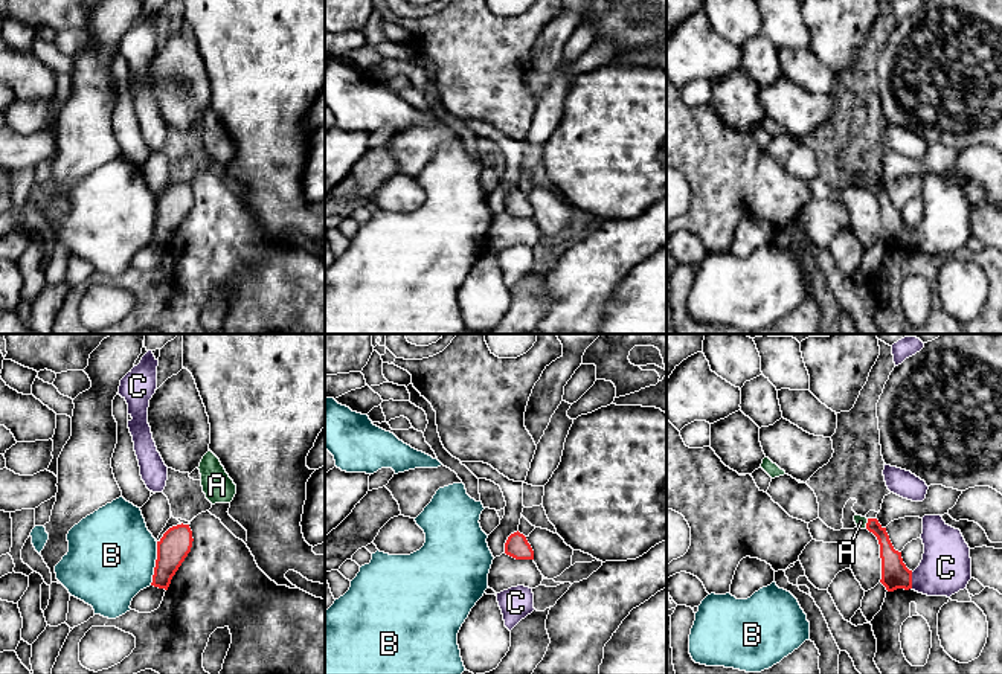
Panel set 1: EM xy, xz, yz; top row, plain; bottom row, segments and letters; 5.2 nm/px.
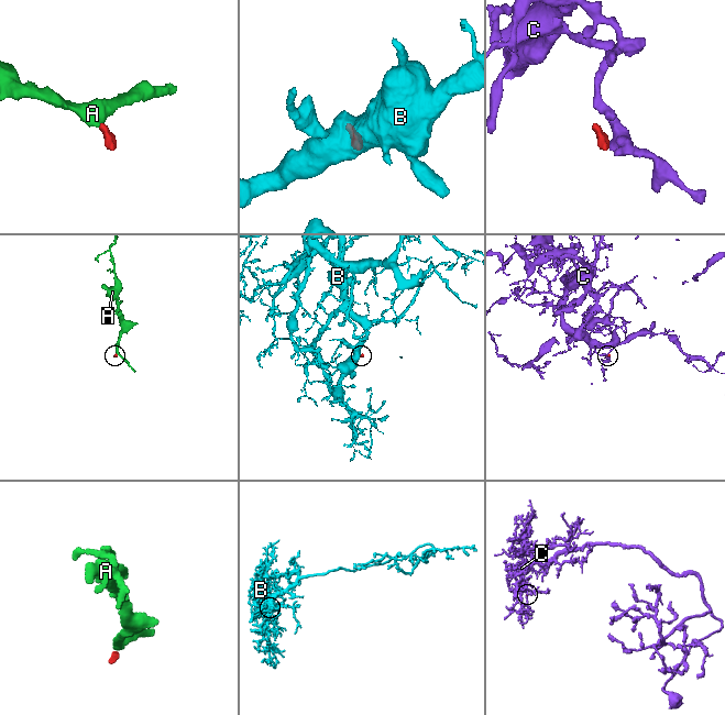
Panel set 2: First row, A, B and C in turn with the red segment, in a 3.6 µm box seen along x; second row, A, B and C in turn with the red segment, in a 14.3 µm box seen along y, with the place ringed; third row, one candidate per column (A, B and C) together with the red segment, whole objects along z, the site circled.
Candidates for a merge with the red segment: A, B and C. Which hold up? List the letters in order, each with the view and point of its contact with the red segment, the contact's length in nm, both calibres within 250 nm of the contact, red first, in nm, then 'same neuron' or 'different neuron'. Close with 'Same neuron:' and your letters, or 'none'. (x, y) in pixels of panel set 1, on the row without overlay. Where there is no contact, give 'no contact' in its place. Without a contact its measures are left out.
A: contact yz (867, 182); length 60 nm; calibres 110 and 60 nm; same neuron
B: contact xy (156, 221); length 240 nm; calibres 160 and 460 nm; different neuron
C: contact yz (911, 238); length 90 nm; calibres 140 and 280 nm; different neuron
Same neuron: A

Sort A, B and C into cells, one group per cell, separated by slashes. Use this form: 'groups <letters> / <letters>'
groups A / B / C

